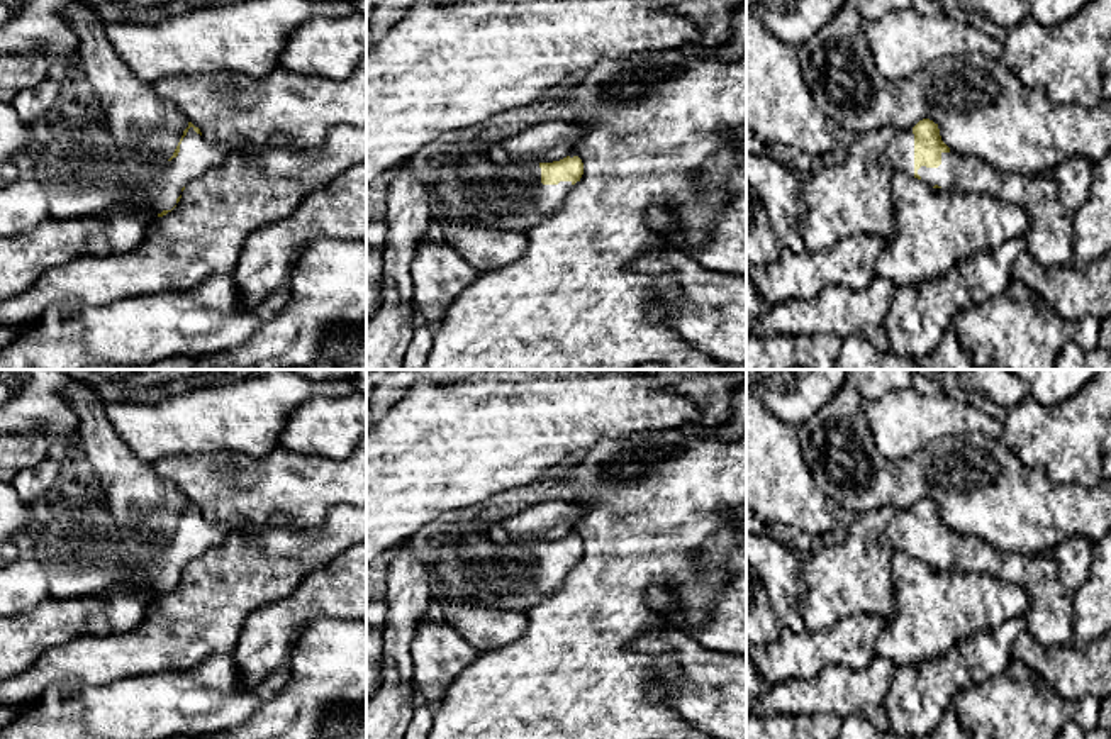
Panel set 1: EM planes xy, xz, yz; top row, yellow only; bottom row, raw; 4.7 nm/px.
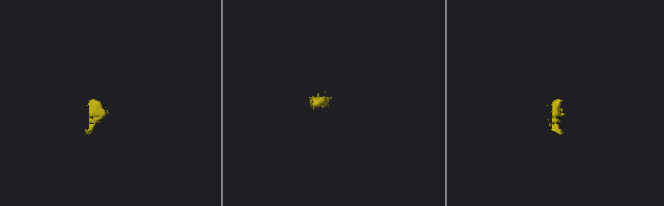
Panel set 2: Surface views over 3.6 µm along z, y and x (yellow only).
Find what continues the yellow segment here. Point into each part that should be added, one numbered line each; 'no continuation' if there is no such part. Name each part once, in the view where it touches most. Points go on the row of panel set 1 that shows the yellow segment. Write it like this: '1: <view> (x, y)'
1: yz (1050, 236)

